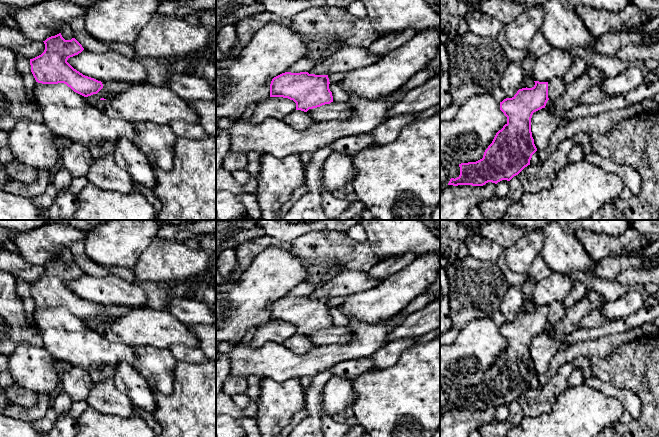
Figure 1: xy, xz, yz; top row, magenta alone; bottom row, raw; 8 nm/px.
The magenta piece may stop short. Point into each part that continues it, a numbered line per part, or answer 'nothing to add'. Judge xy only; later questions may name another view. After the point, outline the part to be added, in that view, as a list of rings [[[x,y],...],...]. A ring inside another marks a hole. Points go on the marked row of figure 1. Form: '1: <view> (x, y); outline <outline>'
nothing to add

